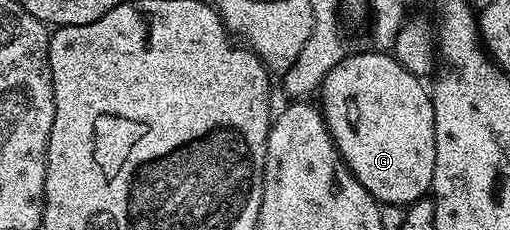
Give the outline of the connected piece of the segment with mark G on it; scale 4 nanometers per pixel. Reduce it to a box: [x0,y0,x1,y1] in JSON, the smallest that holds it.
[321,52,437,207]

